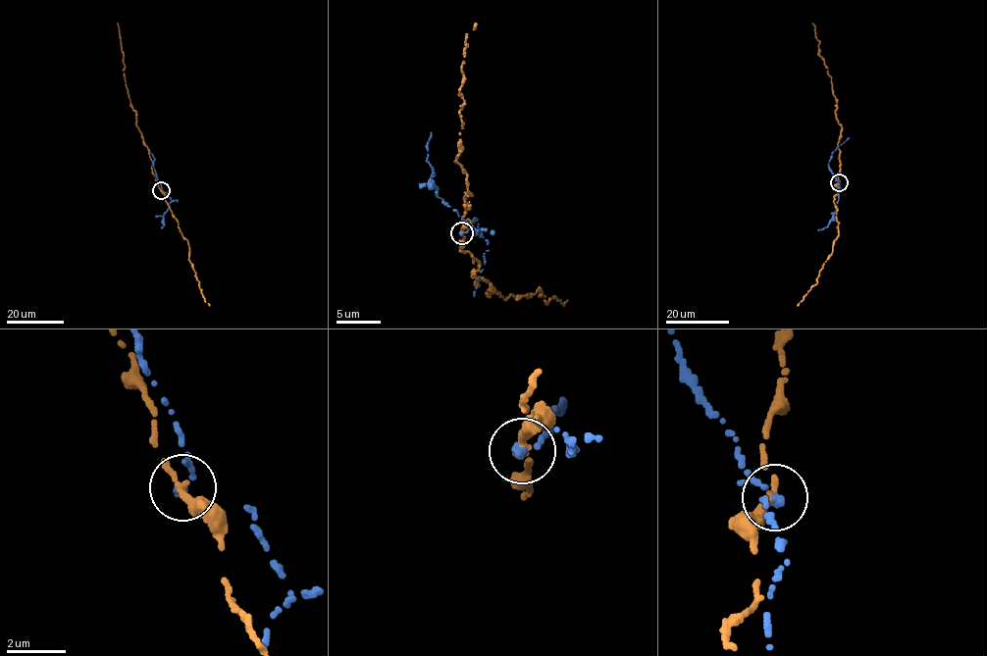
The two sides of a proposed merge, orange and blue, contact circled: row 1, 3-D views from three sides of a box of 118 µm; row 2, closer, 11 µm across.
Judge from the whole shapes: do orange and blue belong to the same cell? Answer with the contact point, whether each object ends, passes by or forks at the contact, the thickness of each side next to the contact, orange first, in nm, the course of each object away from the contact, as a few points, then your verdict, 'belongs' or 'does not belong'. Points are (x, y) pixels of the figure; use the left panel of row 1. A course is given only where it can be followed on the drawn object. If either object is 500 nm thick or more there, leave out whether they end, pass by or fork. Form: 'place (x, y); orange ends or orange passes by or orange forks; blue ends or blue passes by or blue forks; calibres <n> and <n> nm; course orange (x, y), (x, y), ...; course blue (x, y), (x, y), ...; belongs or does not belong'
place (161, 190); orange ends; blue ends; calibres 360 and 300 nm; course orange (161, 190), (152, 173), (149, 150), (136, 123), (136, 113), (128, 92), (118, 24); course blue (161, 190), (153, 166), (155, 158), (148, 148); does not belong

